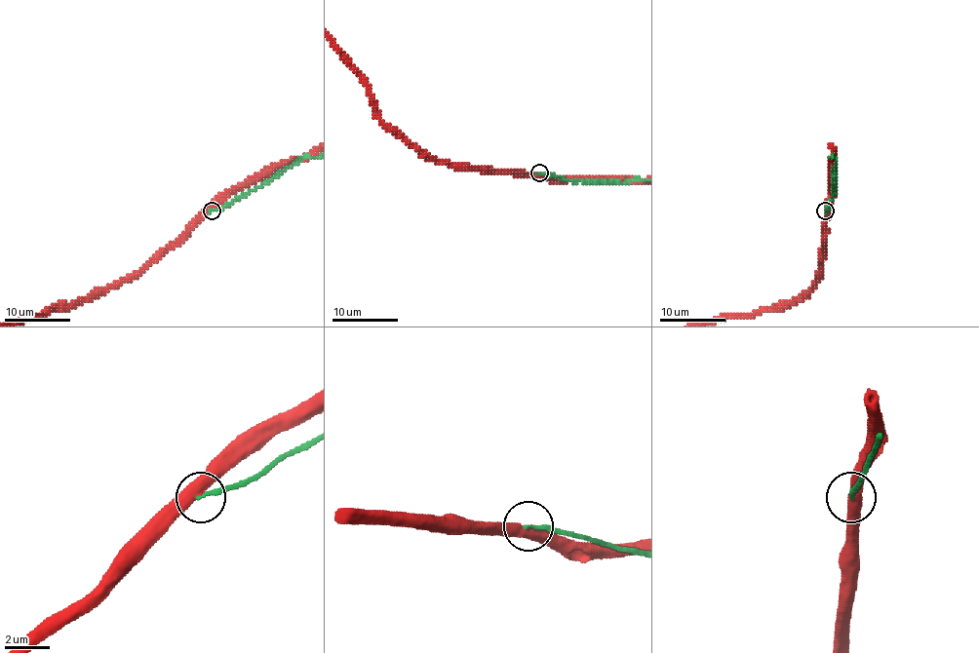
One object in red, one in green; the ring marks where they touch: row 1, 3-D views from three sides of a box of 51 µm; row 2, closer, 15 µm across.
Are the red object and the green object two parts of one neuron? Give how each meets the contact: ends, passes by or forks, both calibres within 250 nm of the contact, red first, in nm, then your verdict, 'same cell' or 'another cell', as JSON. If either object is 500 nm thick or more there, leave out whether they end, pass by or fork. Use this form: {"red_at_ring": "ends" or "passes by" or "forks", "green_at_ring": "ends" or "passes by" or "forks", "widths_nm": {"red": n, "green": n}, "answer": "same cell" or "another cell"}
{"widths_nm": {"red": 500, "green": 190}, "answer": "another cell"}

